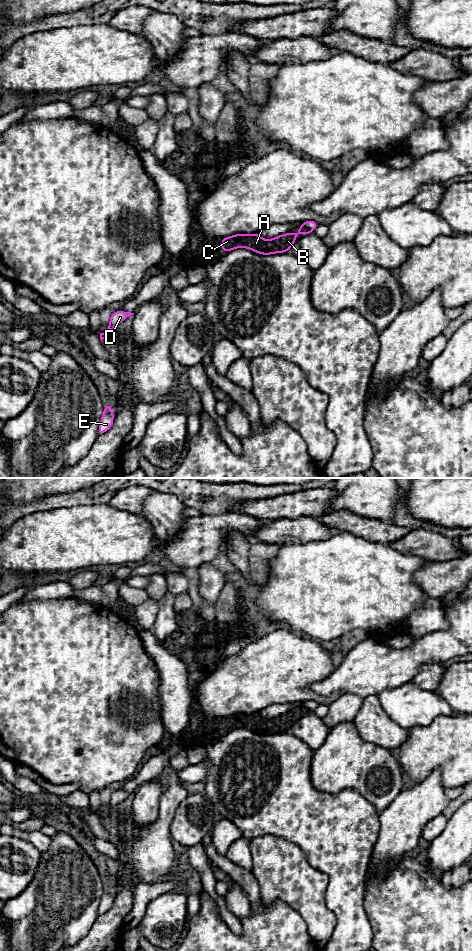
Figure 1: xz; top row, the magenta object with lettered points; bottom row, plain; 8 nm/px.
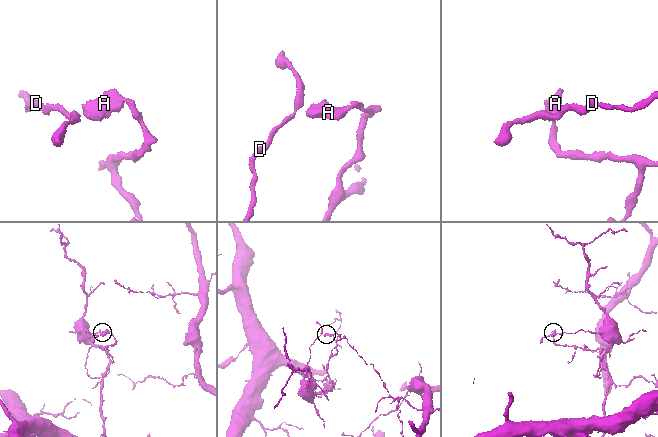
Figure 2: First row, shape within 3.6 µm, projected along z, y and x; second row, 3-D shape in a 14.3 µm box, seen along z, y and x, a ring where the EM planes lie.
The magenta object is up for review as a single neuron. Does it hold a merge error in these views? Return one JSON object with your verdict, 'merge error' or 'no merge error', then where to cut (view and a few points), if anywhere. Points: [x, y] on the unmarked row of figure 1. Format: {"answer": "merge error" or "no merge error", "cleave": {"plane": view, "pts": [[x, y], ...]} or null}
{"answer": "merge error", "cleave": {"plane": "xz", "pts": [[299, 707], [304, 707], [311, 711]]}}

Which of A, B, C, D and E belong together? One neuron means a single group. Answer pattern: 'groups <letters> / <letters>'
groups A B C / D E

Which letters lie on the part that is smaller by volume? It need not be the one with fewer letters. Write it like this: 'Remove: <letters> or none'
Remove: A, B, C

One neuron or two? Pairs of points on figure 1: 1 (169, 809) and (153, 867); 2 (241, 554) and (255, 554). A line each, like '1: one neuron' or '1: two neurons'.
1: one neuron
2: two neurons

